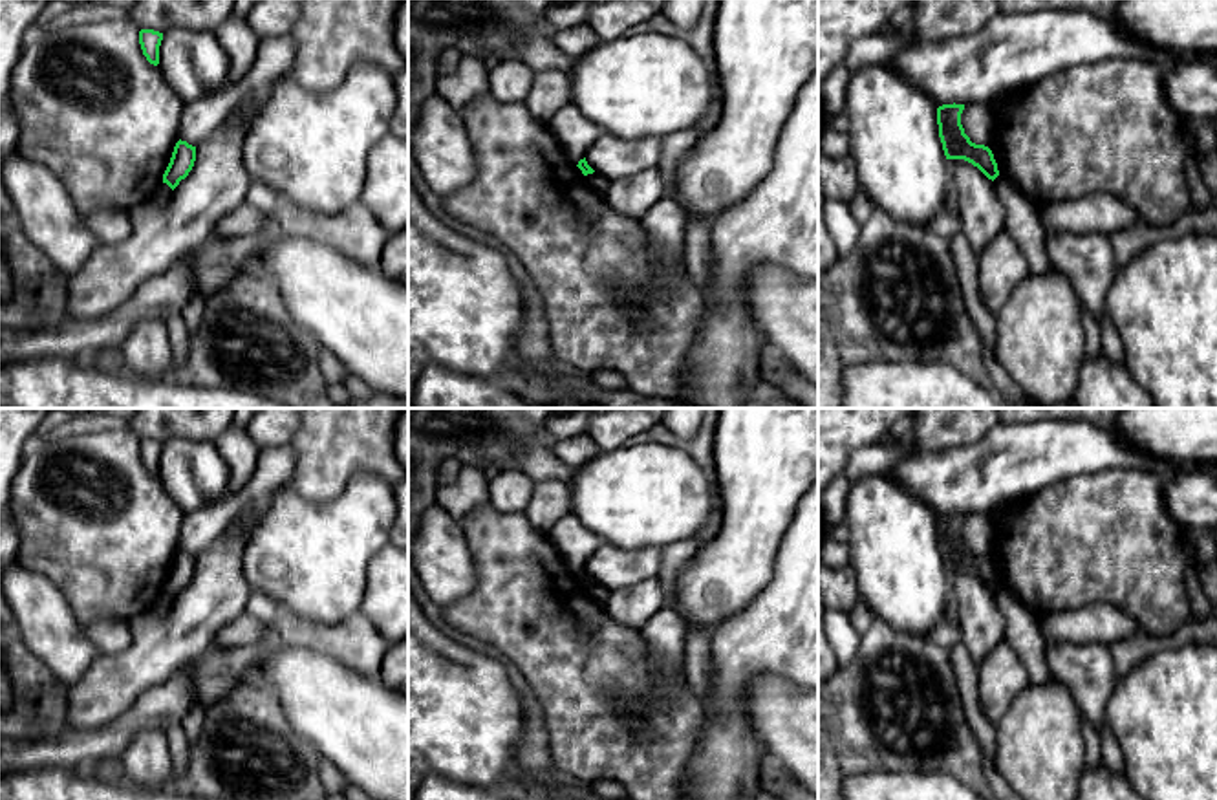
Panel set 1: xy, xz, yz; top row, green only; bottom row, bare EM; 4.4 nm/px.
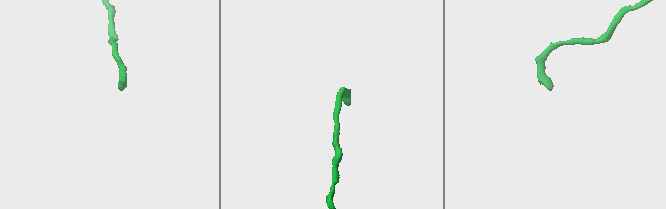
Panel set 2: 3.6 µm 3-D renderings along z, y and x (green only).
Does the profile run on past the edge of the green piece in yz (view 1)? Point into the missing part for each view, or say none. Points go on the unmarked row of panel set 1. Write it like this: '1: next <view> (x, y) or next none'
1: next yz (1022, 628)

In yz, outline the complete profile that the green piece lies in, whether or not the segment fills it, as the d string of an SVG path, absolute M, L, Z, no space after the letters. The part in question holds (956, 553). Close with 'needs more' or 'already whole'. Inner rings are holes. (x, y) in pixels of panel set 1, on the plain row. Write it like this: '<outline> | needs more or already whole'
M955 513L937 518L939 547L946 569L964 569L994 591L1005 615L1005 639L1012 644L1025 665L1030 685L1050 681L1052 674L1045 657L1045 639L1039 630L1039 621L1010 595L1007 586L997 580L990 558L970 551L961 535L963 520L964 514Z | needs more

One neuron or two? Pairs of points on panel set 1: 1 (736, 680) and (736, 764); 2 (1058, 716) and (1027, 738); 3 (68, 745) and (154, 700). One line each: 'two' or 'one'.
1: one
2: one
3: one

